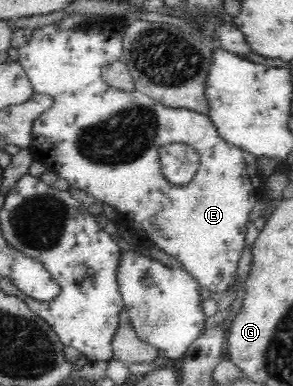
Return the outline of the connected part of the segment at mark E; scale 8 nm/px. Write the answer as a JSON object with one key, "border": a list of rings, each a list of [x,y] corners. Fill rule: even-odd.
{"border":[[[109,16],[105,22],[102,22],[97,27],[82,23],[73,28],[62,30],[62,28],[58,28],[58,23],[54,23],[32,30],[32,36],[29,42],[19,48],[18,61],[24,67],[30,82],[33,84],[33,91],[38,94],[52,97],[52,99],[54,99],[54,104],[34,121],[31,130],[32,140],[28,146],[29,152],[34,159],[43,162],[48,171],[55,172],[65,179],[70,187],[83,190],[108,206],[114,207],[116,212],[118,212],[118,217],[126,220],[126,224],[128,224],[130,228],[134,228],[136,232],[139,232],[142,236],[146,236],[150,242],[153,242],[158,246],[161,251],[180,261],[180,263],[182,263],[182,268],[188,271],[188,273],[198,281],[200,286],[208,288],[214,296],[218,293],[224,293],[228,290],[228,286],[236,280],[236,268],[238,268],[238,262],[242,256],[241,253],[245,248],[246,224],[249,222],[250,213],[254,210],[254,207],[258,204],[258,200],[262,197],[260,192],[265,190],[264,182],[266,182],[266,178],[261,175],[259,171],[259,158],[250,152],[246,152],[245,150],[242,150],[237,146],[232,146],[229,142],[222,140],[217,128],[207,114],[200,114],[199,112],[188,110],[187,108],[168,108],[167,106],[164,106],[164,104],[156,102],[152,96],[144,95],[143,92],[136,90],[132,92],[122,92],[116,88],[112,88],[102,78],[104,66],[108,66],[112,60],[122,58],[123,26],[127,24],[128,20],[126,20],[126,17],[124,17],[124,19],[118,19],[118,17]],[[172,142],[189,144],[196,149],[200,156],[199,168],[193,180],[184,186],[170,184],[164,178],[161,171],[159,148],[163,147],[164,144],[170,144]]]}

